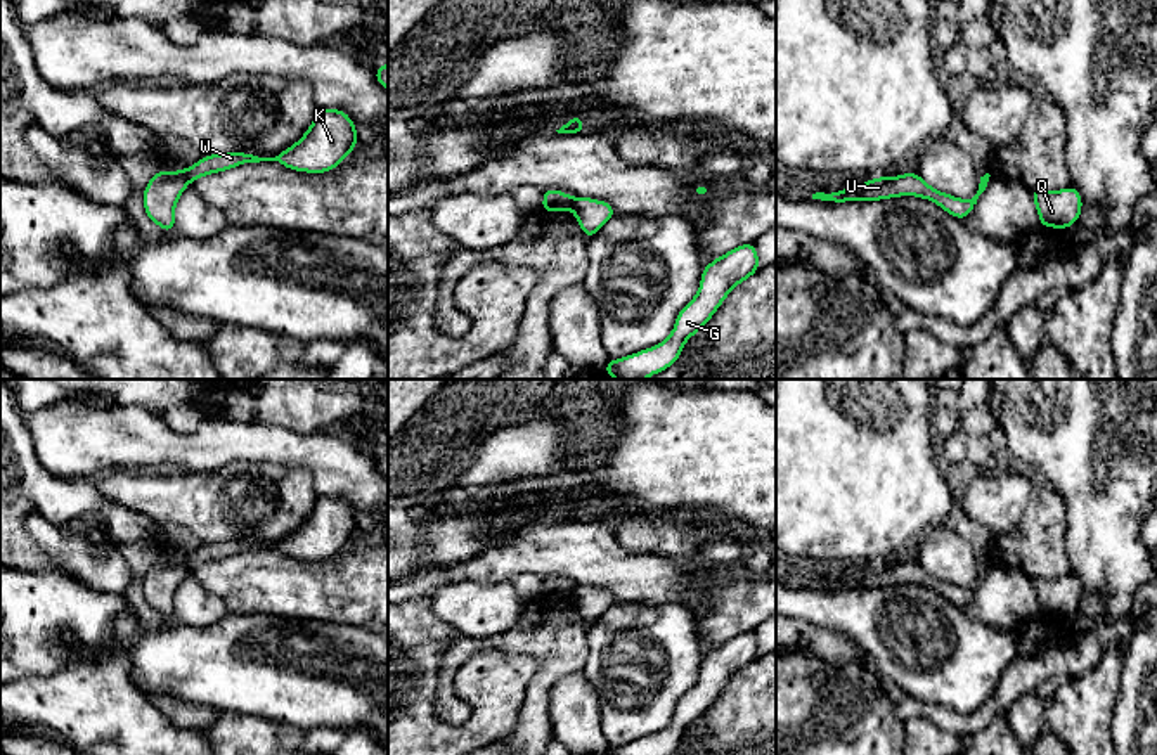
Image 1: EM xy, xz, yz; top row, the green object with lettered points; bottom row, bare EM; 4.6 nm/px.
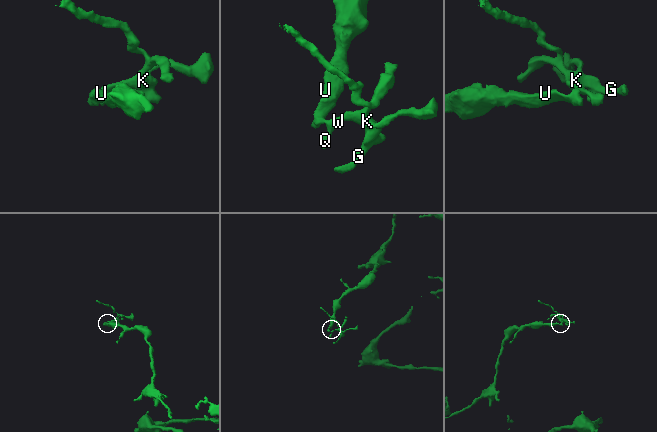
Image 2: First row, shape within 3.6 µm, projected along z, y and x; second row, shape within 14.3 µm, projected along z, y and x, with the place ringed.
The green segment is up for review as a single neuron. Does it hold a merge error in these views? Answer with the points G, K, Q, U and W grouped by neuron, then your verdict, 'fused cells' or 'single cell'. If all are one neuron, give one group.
G K Q W / U; fused cells

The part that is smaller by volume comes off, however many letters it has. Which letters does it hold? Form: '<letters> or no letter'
G, K, Q, W

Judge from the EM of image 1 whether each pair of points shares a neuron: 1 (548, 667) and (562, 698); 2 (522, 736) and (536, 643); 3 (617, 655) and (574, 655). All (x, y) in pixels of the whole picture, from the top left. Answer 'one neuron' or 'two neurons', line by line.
1: two neurons
2: one neuron
3: two neurons

